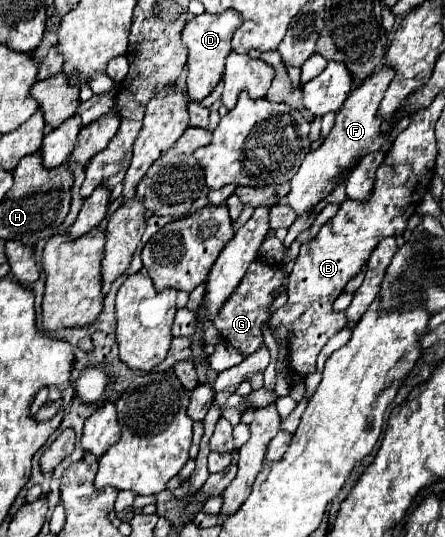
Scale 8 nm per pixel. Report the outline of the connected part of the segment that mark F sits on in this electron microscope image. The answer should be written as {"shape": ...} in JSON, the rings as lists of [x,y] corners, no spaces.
{"shape":[[[381,65],[371,77],[367,77],[367,81],[361,81],[347,97],[347,101],[341,105],[341,109],[337,111],[337,119],[335,125],[331,129],[331,133],[325,137],[323,145],[315,151],[311,151],[305,161],[301,163],[297,175],[291,179],[291,193],[287,195],[289,199],[289,207],[299,215],[305,209],[313,207],[317,201],[321,201],[327,193],[331,193],[331,189],[335,187],[333,177],[341,175],[341,171],[349,169],[351,161],[357,155],[367,155],[371,151],[379,151],[379,147],[385,145],[385,139],[379,137],[379,127],[381,121],[375,117],[377,109],[379,109],[379,101],[383,99],[383,93],[387,91],[387,85],[391,81],[391,77],[395,77],[393,69],[387,69],[387,65]]]}

